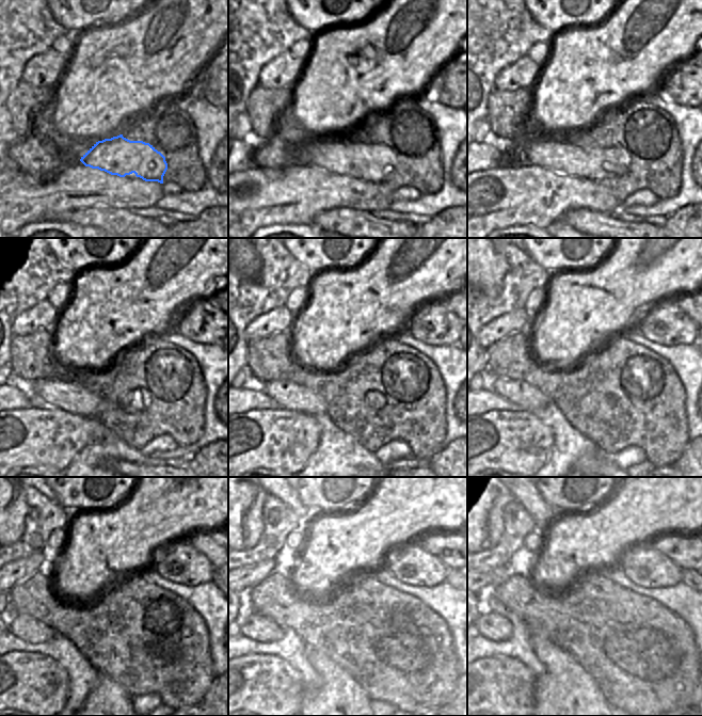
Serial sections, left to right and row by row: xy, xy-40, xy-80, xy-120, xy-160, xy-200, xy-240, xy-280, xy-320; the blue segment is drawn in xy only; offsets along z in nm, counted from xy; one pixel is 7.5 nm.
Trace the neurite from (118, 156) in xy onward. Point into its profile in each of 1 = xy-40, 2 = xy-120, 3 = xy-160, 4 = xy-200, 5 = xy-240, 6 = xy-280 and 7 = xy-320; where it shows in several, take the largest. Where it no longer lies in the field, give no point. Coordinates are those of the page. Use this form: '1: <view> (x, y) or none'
1: xy-40 (345, 157)
2: xy-120 (65, 394)
3: xy-160 (289, 396)
4: xy-200 (517, 392)
5: xy-240 (28, 629)
6: xy-280 (258, 627)
7: xy-320 (493, 626)

